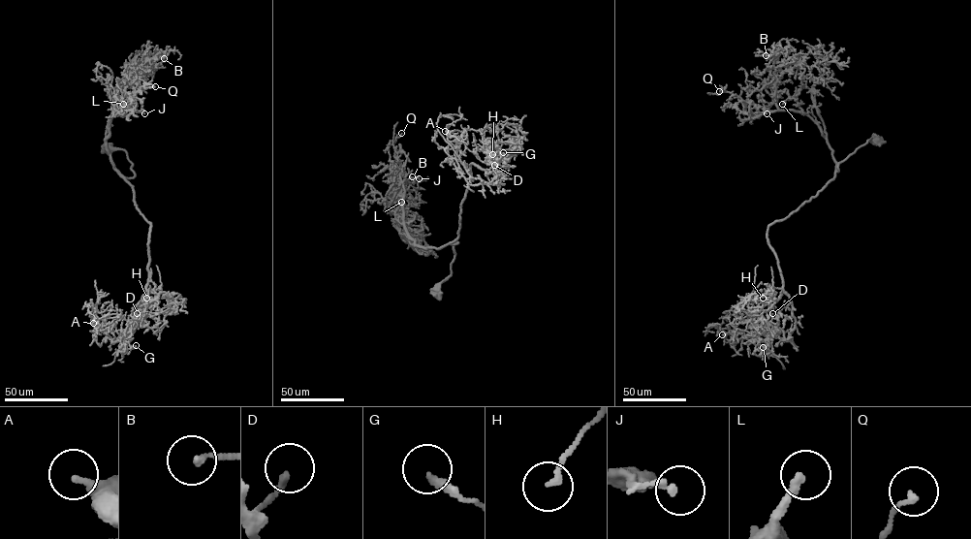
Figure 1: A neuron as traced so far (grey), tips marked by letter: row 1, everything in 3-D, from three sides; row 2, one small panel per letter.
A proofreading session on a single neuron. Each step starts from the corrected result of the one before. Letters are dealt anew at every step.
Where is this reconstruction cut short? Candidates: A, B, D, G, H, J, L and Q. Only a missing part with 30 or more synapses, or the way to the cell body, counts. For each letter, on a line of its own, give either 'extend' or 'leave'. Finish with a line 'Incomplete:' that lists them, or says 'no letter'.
A: leave
B: leave
D: leave
G: leave
H: leave
J: leave
L: leave
Q: leave
Incomplete: no letter

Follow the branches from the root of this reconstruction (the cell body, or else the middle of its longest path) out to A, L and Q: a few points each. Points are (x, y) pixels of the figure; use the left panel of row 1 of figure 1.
A: (108, 149), (127, 153), (135, 175), (124, 180), (151, 223), (148, 279), (117, 338), (98, 317), (93, 323)
L: (108, 149), (126, 151), (134, 175), (126, 177), (120, 173), (107, 145), (112, 99), (117, 97), (123, 104)
Q: (108, 149), (126, 151), (134, 175), (115, 168), (106, 140), (114, 112), (128, 109), (141, 86), (155, 86)

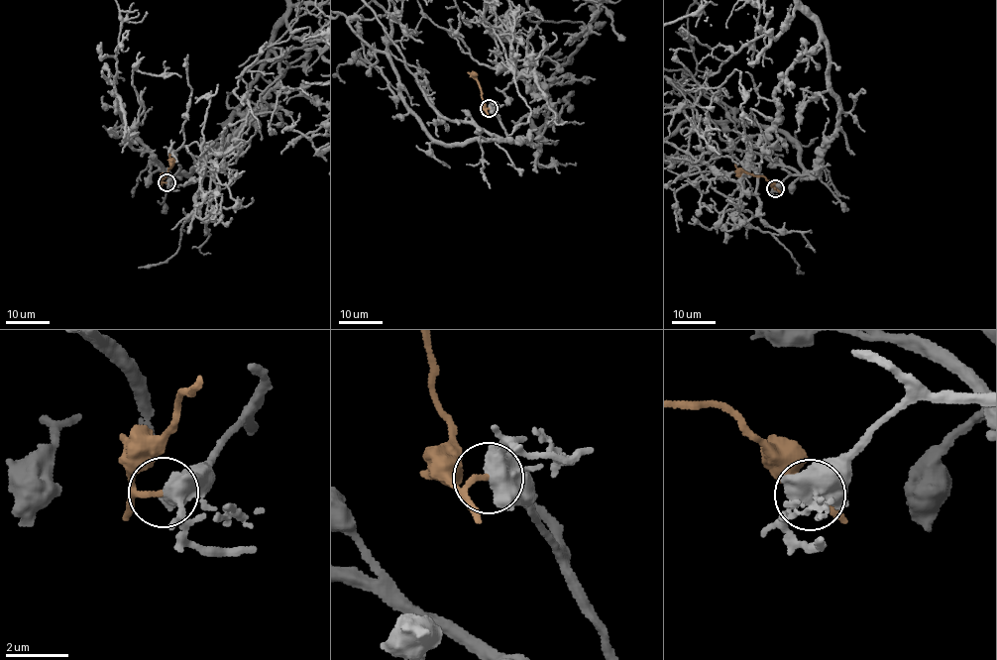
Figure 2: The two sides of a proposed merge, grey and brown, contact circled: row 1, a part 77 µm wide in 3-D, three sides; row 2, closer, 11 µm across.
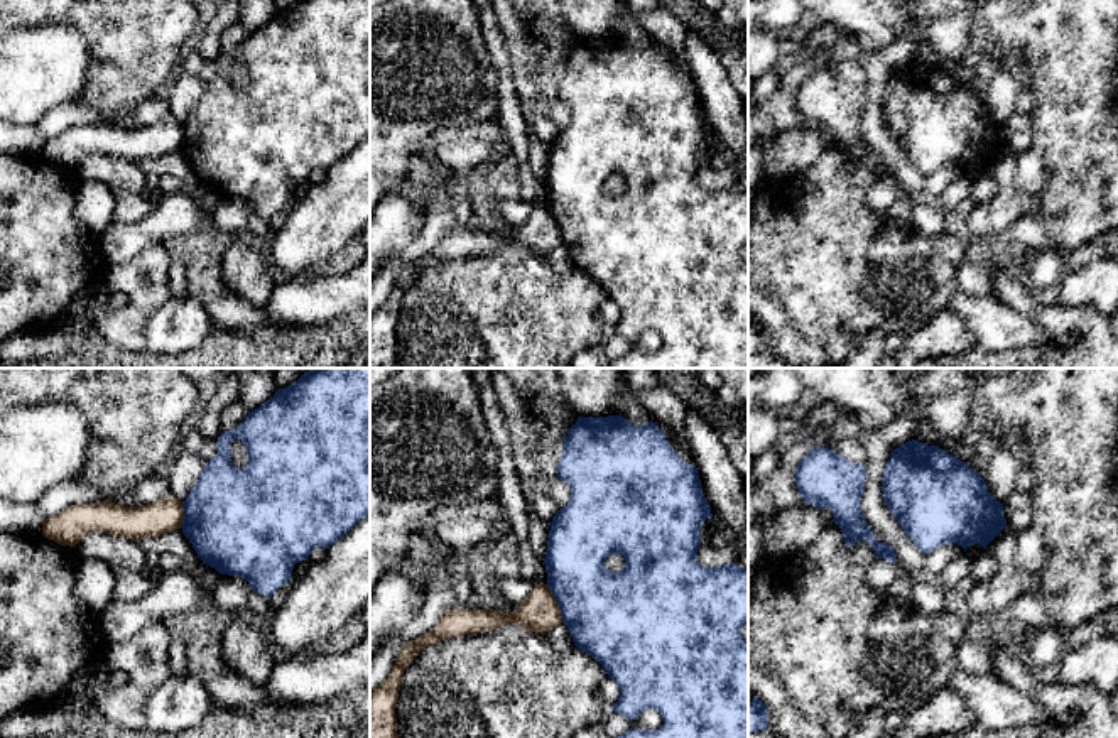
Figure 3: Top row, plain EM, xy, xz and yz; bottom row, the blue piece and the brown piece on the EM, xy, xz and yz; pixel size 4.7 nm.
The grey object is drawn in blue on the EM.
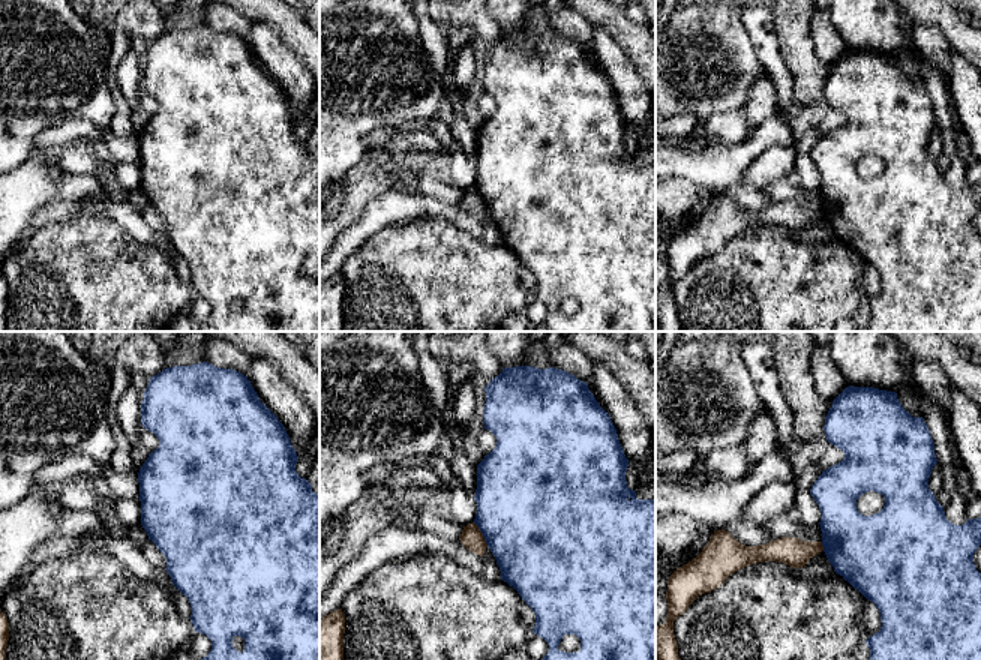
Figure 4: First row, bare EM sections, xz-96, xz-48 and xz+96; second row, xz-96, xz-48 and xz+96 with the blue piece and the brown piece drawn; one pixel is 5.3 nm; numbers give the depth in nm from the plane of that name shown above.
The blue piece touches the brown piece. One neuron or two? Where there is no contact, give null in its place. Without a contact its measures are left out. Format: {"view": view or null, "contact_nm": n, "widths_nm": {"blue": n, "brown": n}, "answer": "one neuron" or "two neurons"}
{"view": "xz", "contact_nm": 200, "widths_nm": {"blue": 400, "brown": 180}, "answer": "two neurons"}

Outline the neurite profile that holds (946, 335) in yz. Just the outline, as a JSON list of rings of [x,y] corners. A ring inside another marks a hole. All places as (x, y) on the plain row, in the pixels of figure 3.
[[[944,307],[927,326],[907,336],[904,346],[917,360],[954,358],[974,348],[976,339],[964,319],[956,311]]]

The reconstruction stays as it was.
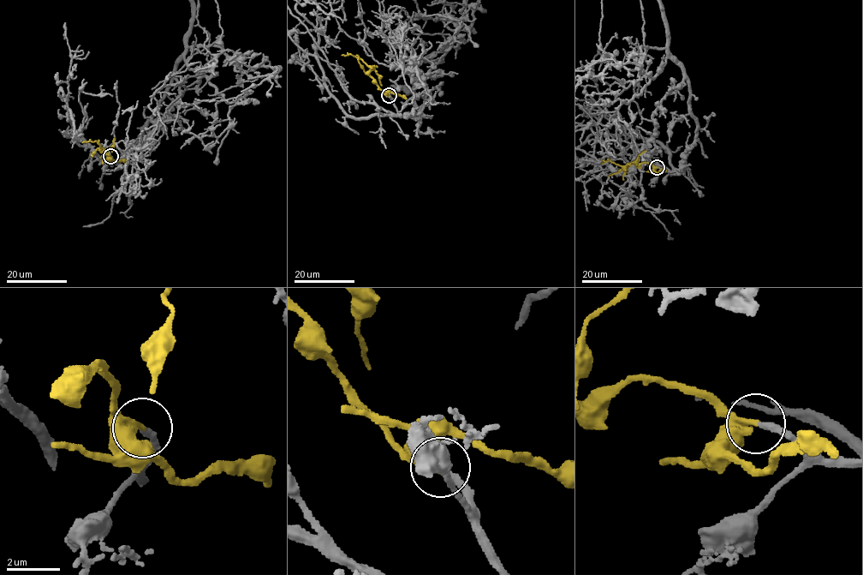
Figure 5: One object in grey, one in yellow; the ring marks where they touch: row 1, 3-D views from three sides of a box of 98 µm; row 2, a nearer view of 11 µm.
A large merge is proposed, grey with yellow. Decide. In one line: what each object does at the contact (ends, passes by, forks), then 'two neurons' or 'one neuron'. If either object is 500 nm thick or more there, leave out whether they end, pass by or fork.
grey ends; yellow ends; one neuron

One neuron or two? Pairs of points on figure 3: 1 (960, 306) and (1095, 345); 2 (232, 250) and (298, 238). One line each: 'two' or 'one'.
1: two
2: two

